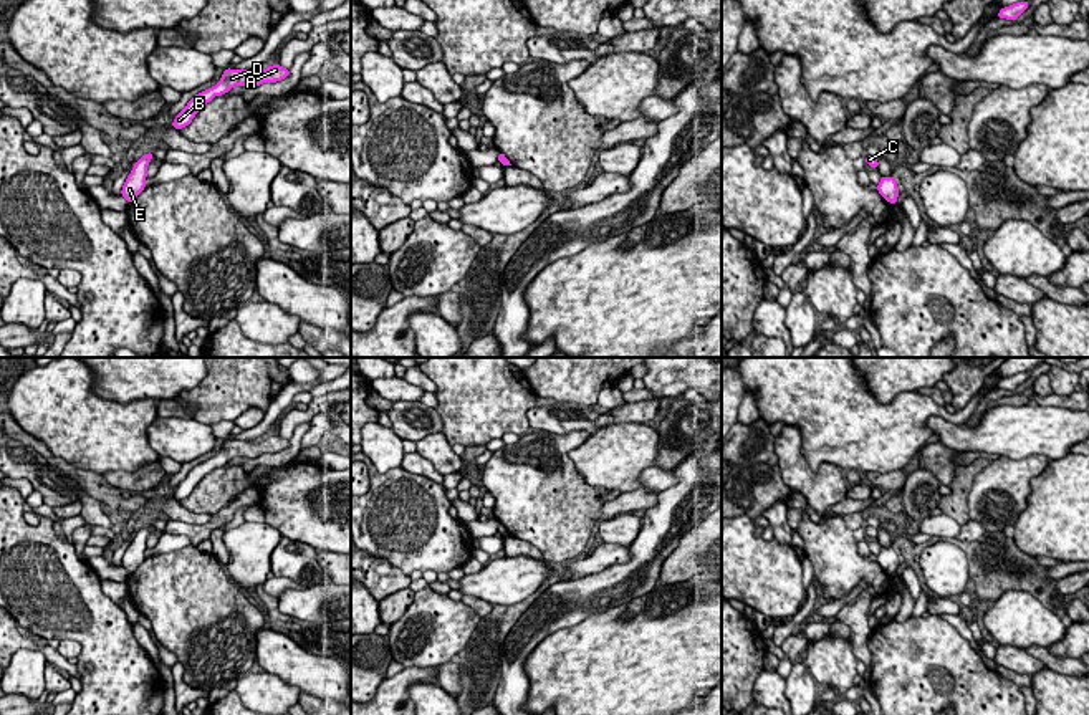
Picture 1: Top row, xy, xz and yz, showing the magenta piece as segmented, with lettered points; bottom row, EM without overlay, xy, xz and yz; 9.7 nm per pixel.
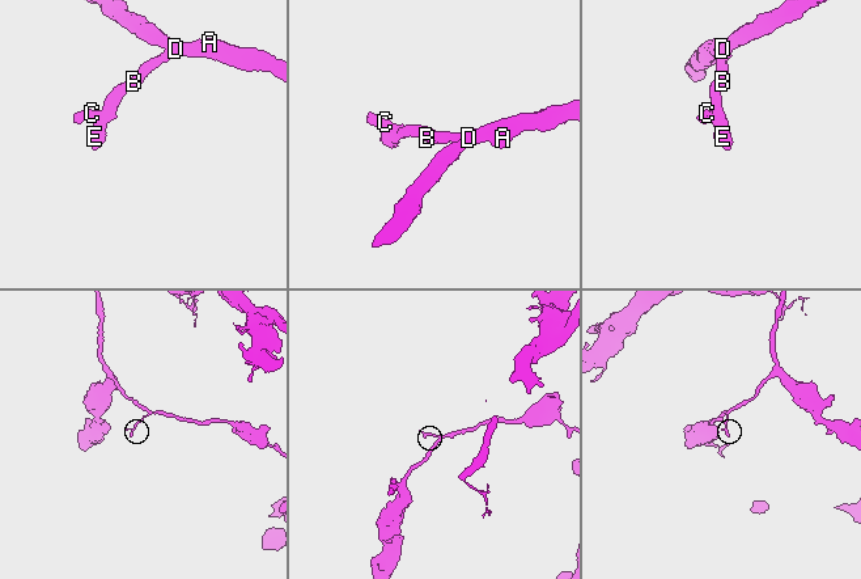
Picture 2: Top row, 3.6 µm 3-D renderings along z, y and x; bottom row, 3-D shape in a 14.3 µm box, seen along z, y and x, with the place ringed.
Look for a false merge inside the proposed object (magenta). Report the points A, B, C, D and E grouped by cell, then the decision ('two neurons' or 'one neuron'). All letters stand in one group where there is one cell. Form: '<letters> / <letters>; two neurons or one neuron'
A B C D E; one neuron

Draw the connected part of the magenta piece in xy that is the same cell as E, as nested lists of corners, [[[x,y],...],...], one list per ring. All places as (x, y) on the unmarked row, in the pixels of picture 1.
[[[149,521],[146,526],[142,526],[139,531],[136,531],[131,545],[124,551],[124,556],[121,559],[121,566],[127,571],[127,574],[132,574],[136,568],[146,559],[146,549],[147,549],[147,536],[152,531],[152,521]]]

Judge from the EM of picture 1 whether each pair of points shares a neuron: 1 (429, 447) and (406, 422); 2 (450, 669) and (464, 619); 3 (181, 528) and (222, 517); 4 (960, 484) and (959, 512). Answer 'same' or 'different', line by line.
1: different
2: different
3: same
4: same

